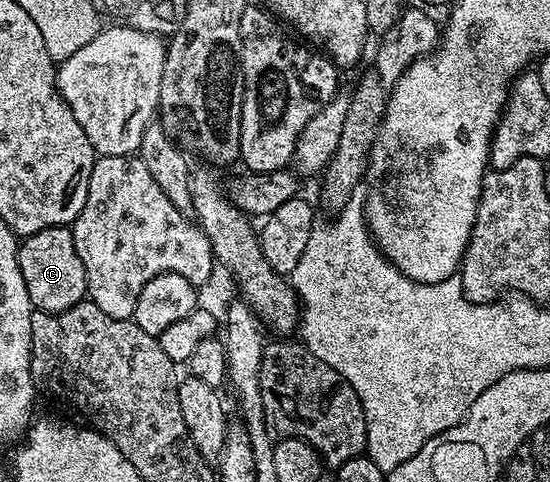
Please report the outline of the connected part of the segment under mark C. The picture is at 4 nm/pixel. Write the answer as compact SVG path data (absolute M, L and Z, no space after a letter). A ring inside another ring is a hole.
M65 225L36 231L31 237L21 238L18 246L20 275L24 275L24 287L28 287L31 306L43 313L68 311L86 297L84 263L76 255L73 232Z

